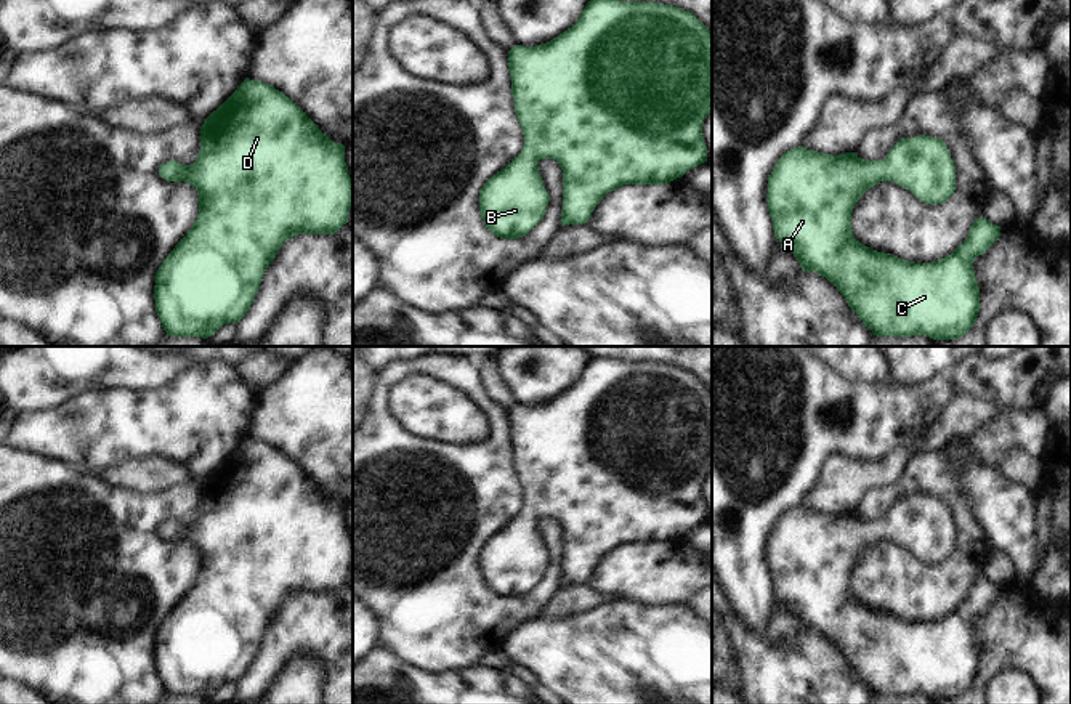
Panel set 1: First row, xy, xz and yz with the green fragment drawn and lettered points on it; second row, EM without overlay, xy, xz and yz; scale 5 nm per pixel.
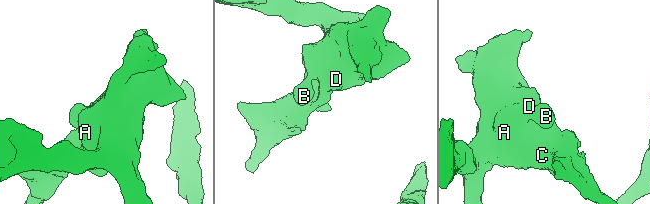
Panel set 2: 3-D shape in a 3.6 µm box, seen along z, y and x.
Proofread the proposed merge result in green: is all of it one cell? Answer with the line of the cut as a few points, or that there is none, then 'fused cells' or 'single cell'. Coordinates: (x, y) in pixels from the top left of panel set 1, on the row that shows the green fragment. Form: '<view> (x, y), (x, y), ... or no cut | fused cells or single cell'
no cut | single cell

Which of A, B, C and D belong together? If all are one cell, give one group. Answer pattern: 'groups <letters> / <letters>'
groups A B C D

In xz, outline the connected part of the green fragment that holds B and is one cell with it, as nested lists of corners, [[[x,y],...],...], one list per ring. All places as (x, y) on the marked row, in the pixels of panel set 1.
[[[590,0],[582,10],[580,18],[553,40],[537,47],[513,47],[508,51],[508,71],[511,77],[515,112],[524,135],[524,146],[521,154],[503,170],[492,175],[479,191],[479,215],[486,228],[500,239],[518,239],[526,236],[537,226],[547,212],[550,196],[539,173],[537,164],[540,159],[555,159],[563,170],[561,226],[585,225],[600,200],[608,192],[616,191],[624,184],[667,184],[681,178],[688,170],[707,162],[702,123],[712,112],[712,32],[689,11],[654,2]]]

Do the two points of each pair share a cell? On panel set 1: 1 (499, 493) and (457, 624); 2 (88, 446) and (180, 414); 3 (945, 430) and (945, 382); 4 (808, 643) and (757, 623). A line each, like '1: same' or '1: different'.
1: same
2: same
3: different
4: different

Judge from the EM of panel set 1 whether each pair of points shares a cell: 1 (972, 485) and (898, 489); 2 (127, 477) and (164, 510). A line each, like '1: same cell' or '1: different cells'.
1: different cells
2: different cells

